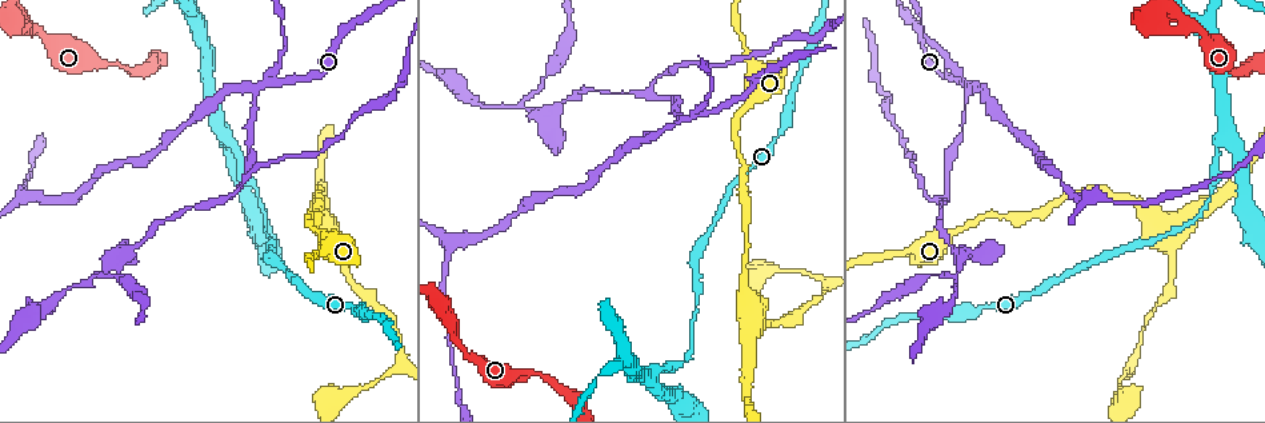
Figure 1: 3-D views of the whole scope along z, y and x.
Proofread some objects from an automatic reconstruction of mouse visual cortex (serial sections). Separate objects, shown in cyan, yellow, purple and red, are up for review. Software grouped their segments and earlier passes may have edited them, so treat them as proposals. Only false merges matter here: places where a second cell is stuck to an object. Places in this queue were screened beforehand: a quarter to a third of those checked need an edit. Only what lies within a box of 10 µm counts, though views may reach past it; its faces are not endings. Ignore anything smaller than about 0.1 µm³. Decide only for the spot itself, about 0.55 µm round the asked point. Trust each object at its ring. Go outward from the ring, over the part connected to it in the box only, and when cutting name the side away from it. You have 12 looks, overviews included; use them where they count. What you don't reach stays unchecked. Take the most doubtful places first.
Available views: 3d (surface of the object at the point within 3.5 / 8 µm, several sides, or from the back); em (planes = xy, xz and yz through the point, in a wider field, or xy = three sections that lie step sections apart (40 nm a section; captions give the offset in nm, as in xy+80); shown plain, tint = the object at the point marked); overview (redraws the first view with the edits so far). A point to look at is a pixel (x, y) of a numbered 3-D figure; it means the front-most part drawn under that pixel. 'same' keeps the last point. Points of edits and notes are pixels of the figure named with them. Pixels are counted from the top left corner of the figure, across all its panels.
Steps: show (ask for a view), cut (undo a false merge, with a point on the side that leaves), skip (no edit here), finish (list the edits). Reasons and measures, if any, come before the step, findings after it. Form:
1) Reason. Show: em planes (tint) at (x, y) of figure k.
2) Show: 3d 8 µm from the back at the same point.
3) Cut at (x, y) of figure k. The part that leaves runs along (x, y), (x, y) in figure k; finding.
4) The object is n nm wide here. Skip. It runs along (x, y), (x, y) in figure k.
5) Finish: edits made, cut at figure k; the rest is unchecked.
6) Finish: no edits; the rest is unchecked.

Abrupt turn. Show: 3d 3.5 µm at (686, 120) of figure 1.

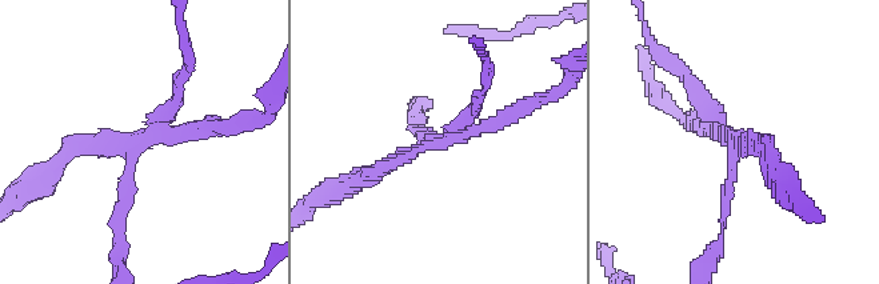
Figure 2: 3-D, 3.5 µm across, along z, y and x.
4 arms meet here; the arms are 150, 150, 150, 200 nm wide; shape alone is not enough. Show: em xy step 5 (tint) at (136, 148) of figure 2.

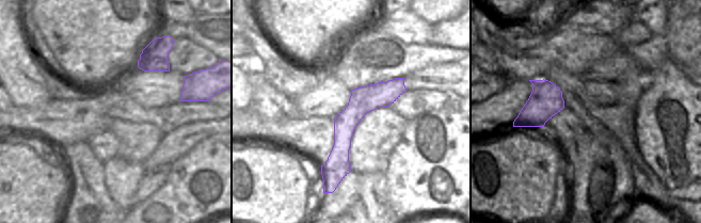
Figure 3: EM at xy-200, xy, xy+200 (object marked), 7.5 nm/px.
Show: em xy step 3 (tint) at the same point.

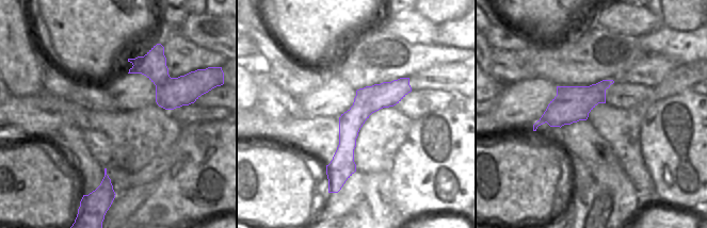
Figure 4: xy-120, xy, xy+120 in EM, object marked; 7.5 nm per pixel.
Cut at (126, 202) of figure 2. A border runs along (353, 104), (363, 104), (371, 113) in figure 4; two cells meet here.

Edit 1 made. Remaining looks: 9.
See it whole again. Show: overview.

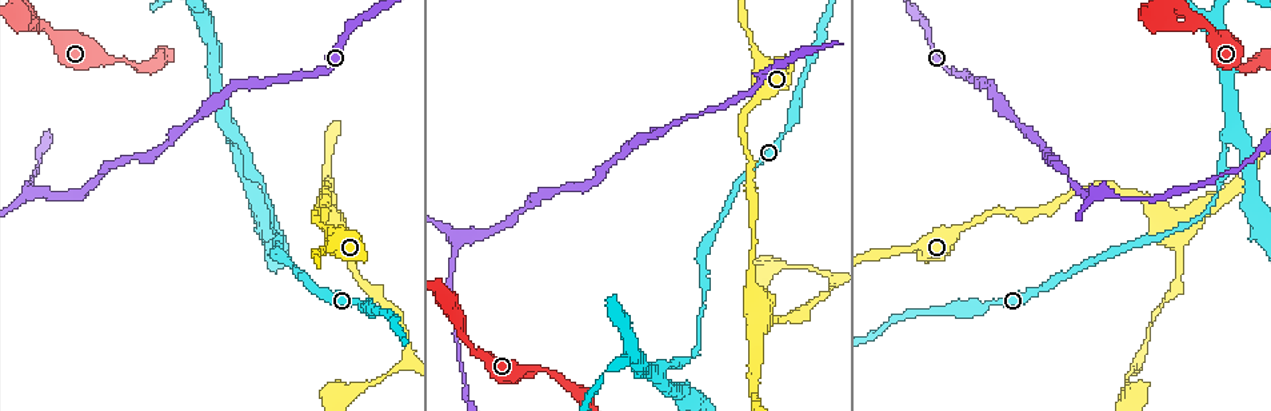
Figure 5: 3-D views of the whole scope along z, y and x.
Calibre changes. Show: 3d 3.5 µm at (473, 346) of figure 5.

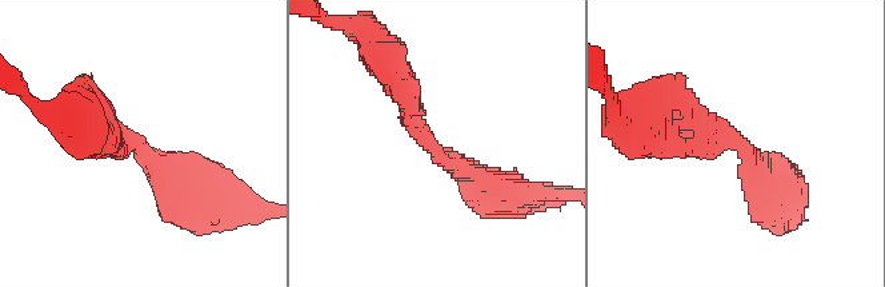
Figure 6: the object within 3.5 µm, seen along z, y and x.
3 arms meet here. Skip. It runs along (485, 186), (436, 152), (391, 67) in figure 6; one cell here.

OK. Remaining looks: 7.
Abrupt turn. Show: em xy step 1 (tint) at (231, 133) of figure 5.

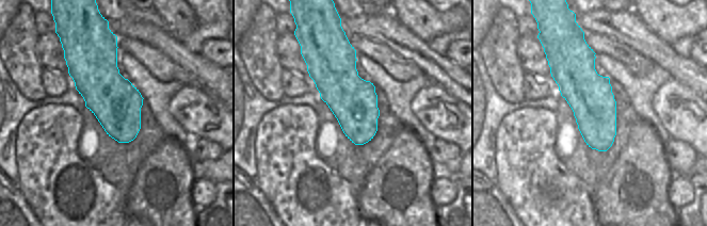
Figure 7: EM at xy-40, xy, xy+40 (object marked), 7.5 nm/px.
Show: 3d 3.5 µm at the same point.

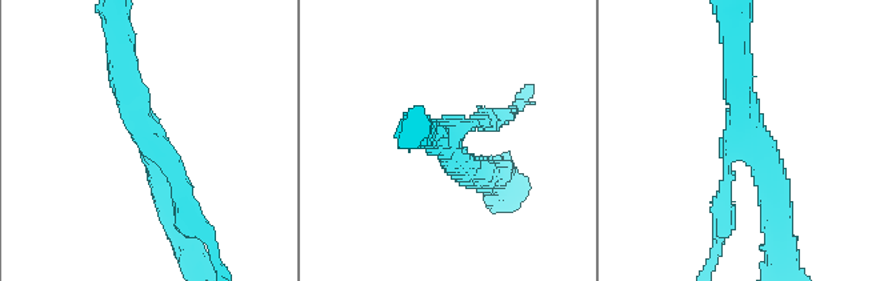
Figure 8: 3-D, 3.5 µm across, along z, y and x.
The object is 360 nm wide here. Skip. It runs along (190, 216), (120, 61) in figure 8; all the same cell.

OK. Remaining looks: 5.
Sharp bend. Show: 3d 8 µm at (32, 191) of figure 5.

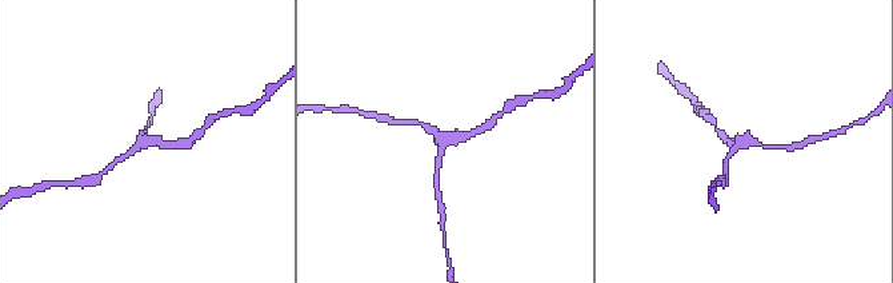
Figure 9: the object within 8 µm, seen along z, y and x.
Show: em xy step 3 (tint) at the same point.

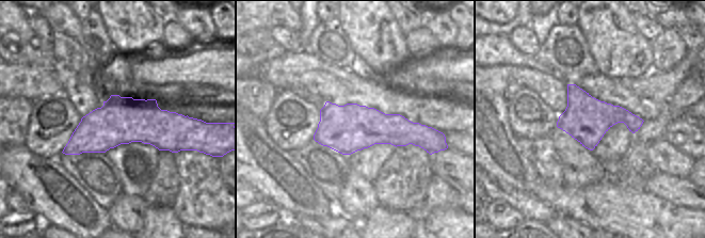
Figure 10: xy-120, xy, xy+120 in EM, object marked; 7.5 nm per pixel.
The arms are 150, 150, 250 nm wide. Skip. One cell here.

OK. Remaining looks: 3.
Show: em xy step 5 (tint) at (745, 109) of figure 5.

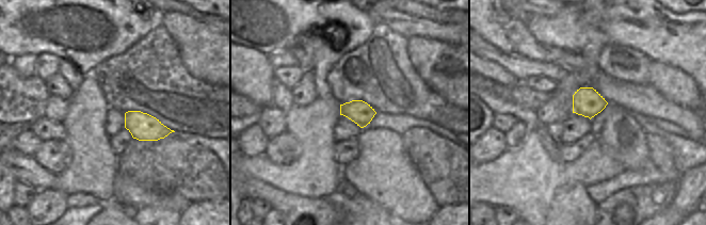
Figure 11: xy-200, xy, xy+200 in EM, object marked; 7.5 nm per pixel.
Show: 3d 3.5 µm from the back at the same point.

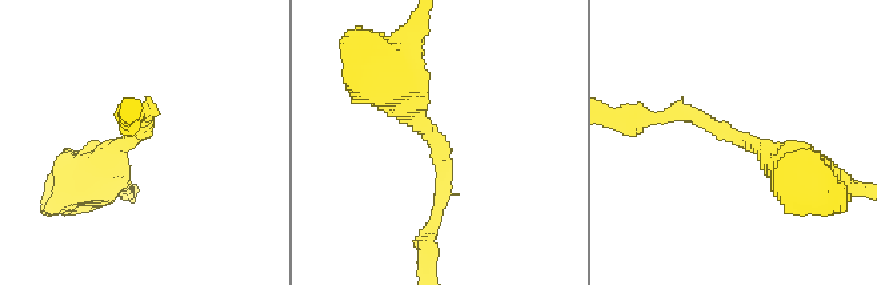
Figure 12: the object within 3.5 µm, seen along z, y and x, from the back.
The arms are 200, 500 nm wide. Skip. It runs along (795, 176), (692, 115), (659, 119) in figure 12; one cell here.

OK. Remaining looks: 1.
Finish: edits made, cut at figure 2; the rest is unchecked.

